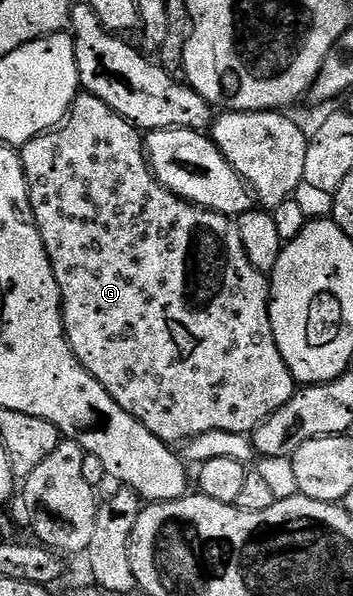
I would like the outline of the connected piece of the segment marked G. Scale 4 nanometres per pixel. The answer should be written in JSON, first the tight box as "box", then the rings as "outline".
{"box":[20,92,296,446],"outline":[[[82,92],[72,102],[70,112],[67,114],[65,120],[50,132],[45,132],[29,140],[29,142],[20,149],[20,155],[22,157],[22,169],[26,175],[26,185],[28,186],[28,194],[30,195],[34,224],[40,230],[40,238],[48,250],[48,258],[54,267],[56,282],[62,291],[62,326],[66,330],[66,341],[70,343],[70,348],[76,354],[79,362],[81,362],[82,368],[88,370],[88,374],[92,374],[92,378],[96,378],[96,382],[100,382],[100,386],[104,386],[104,390],[108,390],[108,394],[112,394],[114,401],[124,410],[128,410],[128,414],[132,414],[132,418],[136,418],[144,426],[148,426],[148,430],[152,434],[156,434],[156,438],[160,438],[164,443],[171,446],[178,446],[190,440],[193,436],[199,436],[208,430],[228,430],[232,434],[240,434],[241,432],[247,434],[253,433],[254,429],[259,428],[269,416],[276,414],[276,410],[280,410],[280,406],[284,406],[284,402],[288,402],[294,397],[296,391],[294,375],[288,370],[284,358],[280,358],[280,350],[276,346],[276,338],[272,334],[272,322],[270,321],[270,282],[267,273],[256,270],[256,266],[252,266],[252,262],[248,260],[248,254],[244,252],[244,242],[240,242],[240,230],[238,229],[237,223],[235,223],[231,217],[222,216],[219,212],[213,212],[207,208],[197,208],[194,204],[189,204],[186,200],[181,200],[176,194],[169,192],[168,189],[158,181],[150,168],[150,161],[146,159],[144,136],[139,129],[129,124],[120,114],[116,114],[112,110],[112,106],[100,102],[100,98],[96,98],[90,92]]]}

